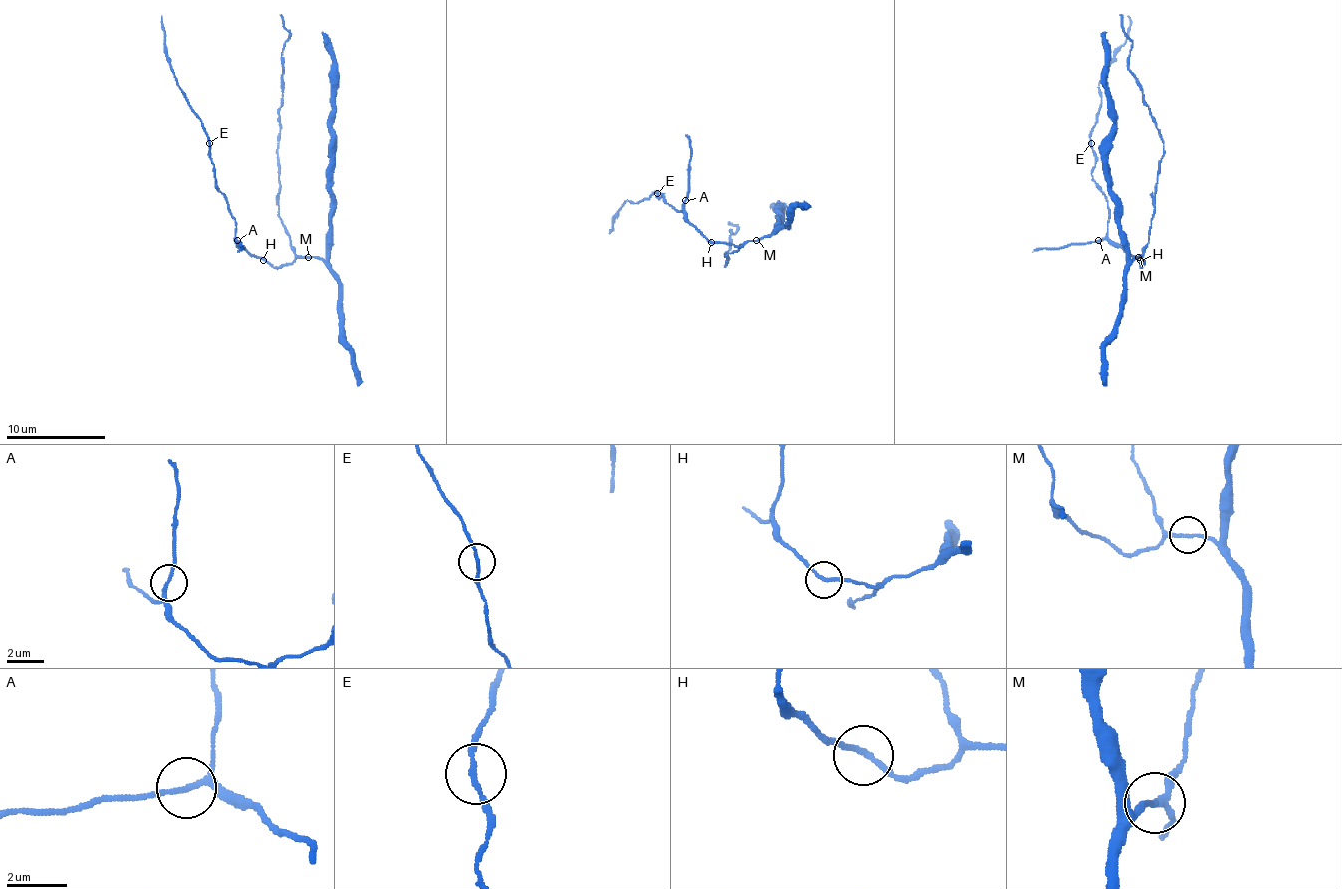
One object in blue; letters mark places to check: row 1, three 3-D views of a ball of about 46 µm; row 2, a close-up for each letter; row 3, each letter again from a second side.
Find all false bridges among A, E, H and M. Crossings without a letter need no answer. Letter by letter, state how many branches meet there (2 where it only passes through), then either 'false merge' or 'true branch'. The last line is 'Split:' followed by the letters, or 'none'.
A: 3 | true branch
E: 2 | true branch
H: 2 | true branch
M: 2 | true branch
Split: none

